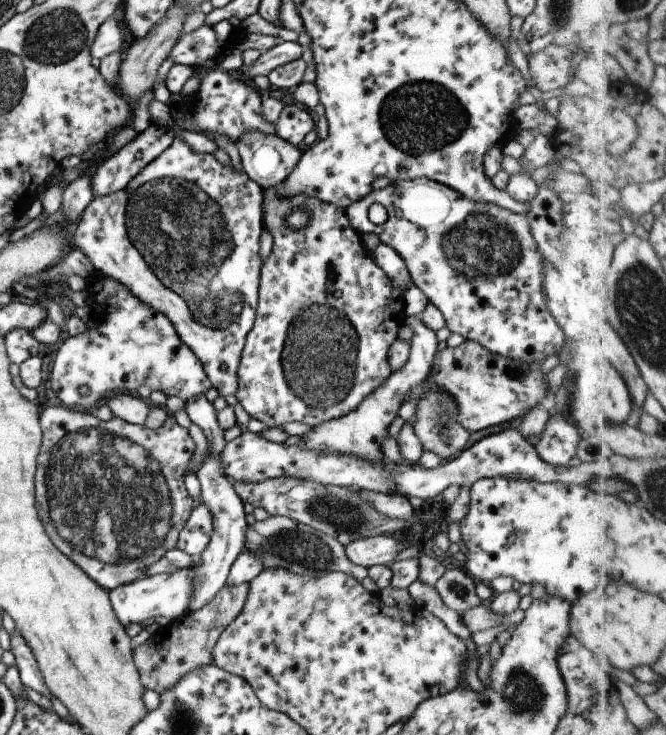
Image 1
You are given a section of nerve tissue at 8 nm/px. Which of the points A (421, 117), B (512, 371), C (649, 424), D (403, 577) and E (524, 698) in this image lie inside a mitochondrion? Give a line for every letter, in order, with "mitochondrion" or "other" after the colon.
A: mitochondrion
B: mitochondrion
C: other
D: other
E: mitochondrion

